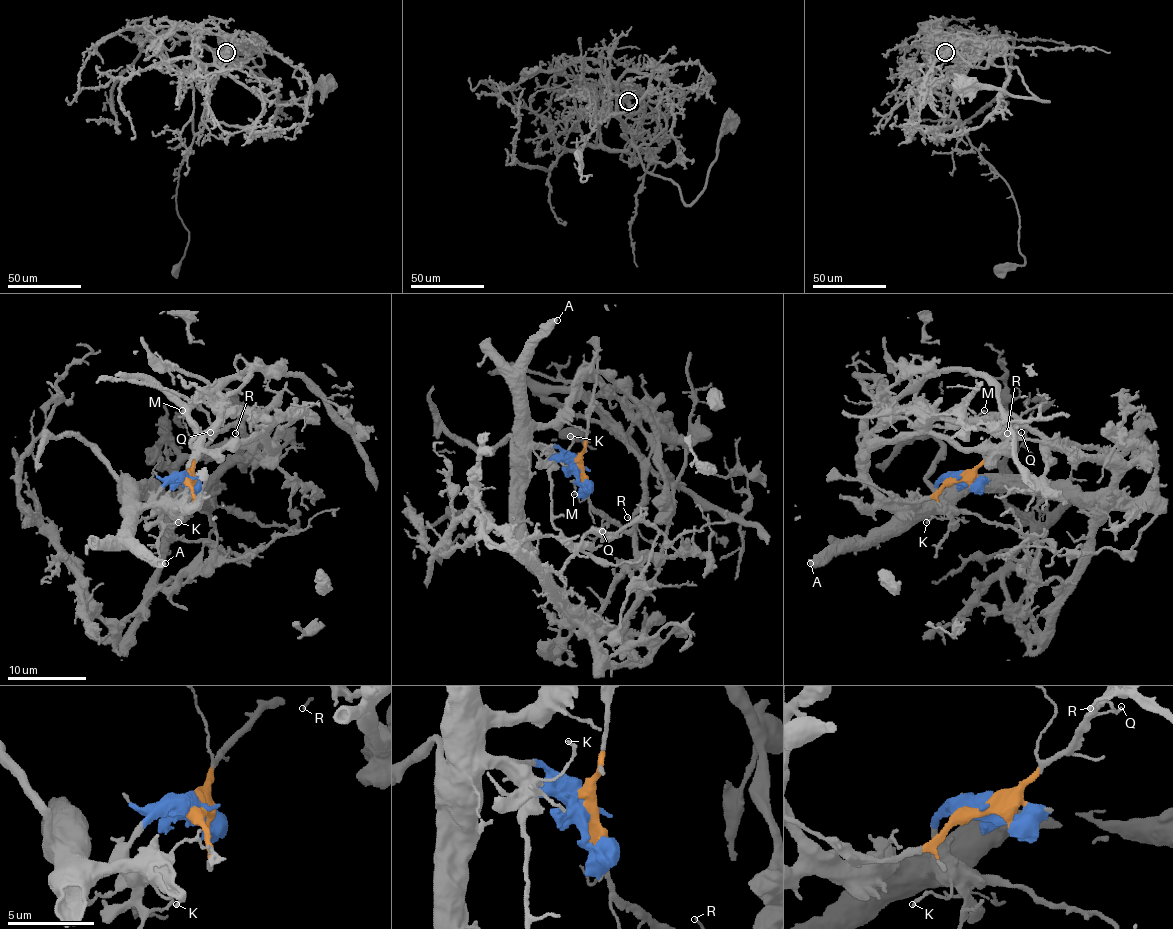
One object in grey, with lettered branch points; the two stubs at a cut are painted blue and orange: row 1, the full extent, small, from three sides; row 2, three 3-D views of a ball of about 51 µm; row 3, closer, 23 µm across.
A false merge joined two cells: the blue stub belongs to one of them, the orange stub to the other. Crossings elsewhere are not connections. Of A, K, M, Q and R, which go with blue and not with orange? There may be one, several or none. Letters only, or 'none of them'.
A, K

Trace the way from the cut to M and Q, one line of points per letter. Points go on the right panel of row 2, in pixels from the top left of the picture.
M: (957, 479), (963, 479), (983, 459), (985, 443), (991, 435), (991, 429), (979, 417), (985, 410)
Q: (957, 479), (971, 475), (1006, 439), (1020, 431)

